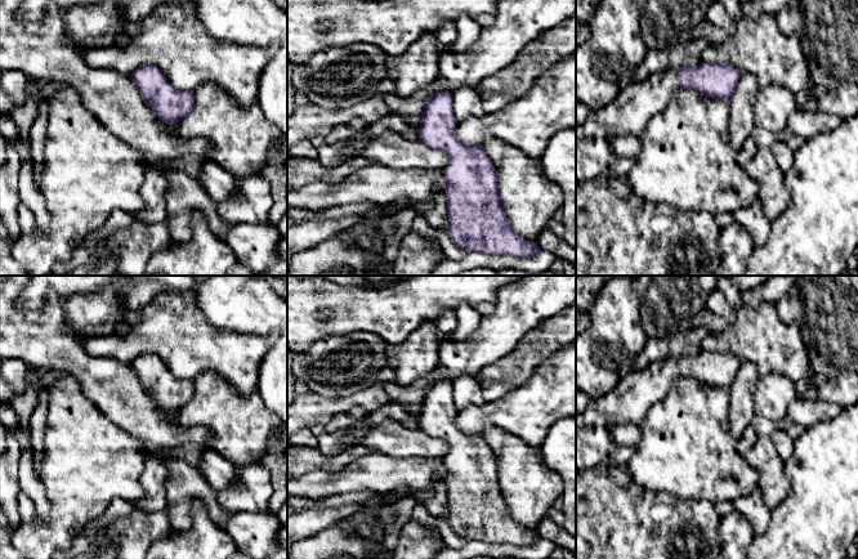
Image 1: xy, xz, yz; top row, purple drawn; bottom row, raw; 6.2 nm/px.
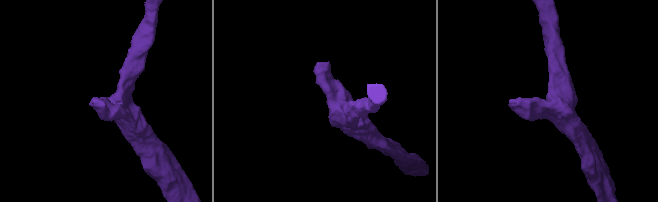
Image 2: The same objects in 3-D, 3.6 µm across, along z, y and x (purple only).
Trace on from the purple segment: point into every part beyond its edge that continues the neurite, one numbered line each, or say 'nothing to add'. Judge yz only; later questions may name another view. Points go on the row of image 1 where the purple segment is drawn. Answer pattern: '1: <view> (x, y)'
1: yz (628, 115)

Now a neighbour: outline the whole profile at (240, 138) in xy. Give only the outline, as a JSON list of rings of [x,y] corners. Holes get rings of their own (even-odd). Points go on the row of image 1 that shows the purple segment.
[[[214,82],[197,86],[193,95],[192,111],[176,124],[179,137],[206,139],[211,146],[207,158],[224,167],[236,179],[260,178],[269,149],[277,142],[282,142],[278,126],[264,116],[258,103],[245,108]]]

